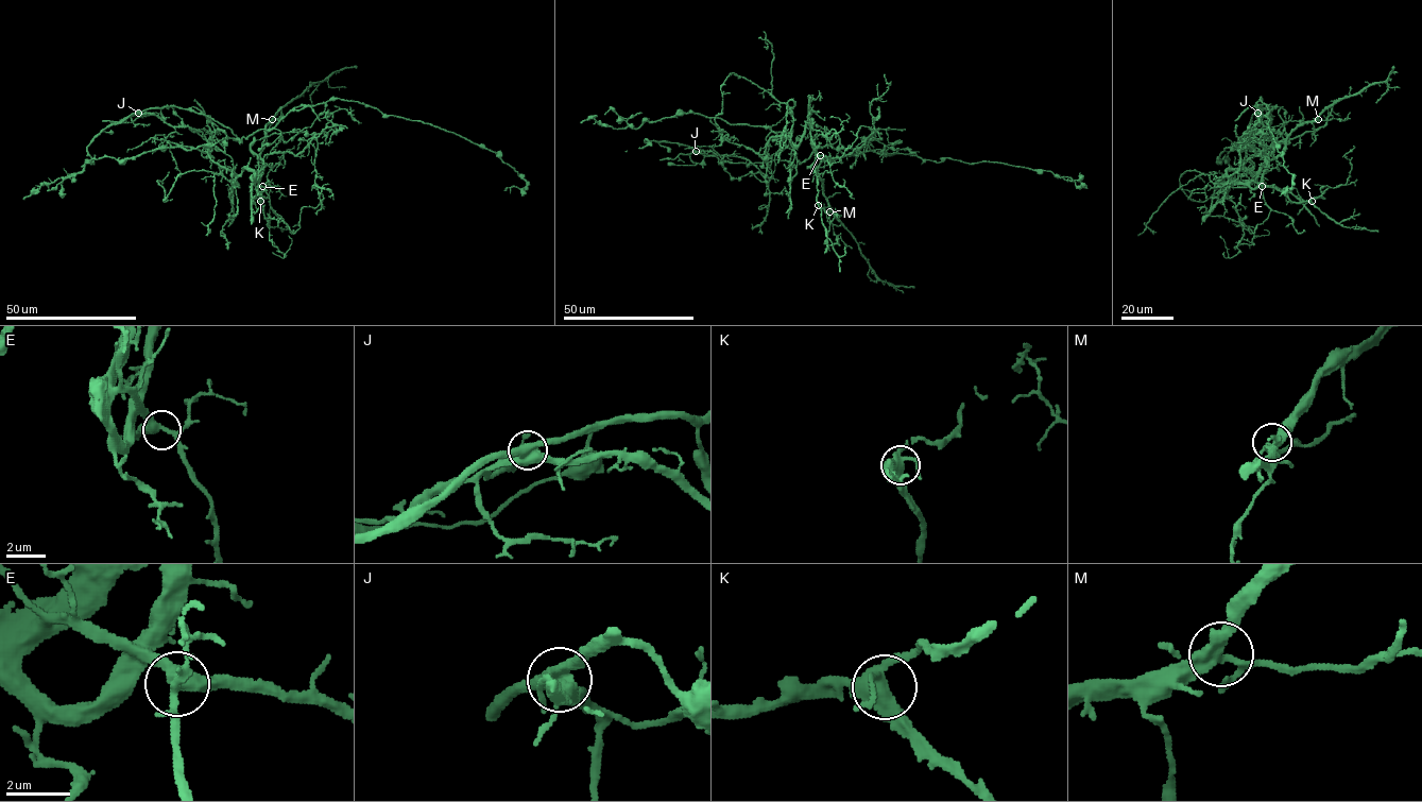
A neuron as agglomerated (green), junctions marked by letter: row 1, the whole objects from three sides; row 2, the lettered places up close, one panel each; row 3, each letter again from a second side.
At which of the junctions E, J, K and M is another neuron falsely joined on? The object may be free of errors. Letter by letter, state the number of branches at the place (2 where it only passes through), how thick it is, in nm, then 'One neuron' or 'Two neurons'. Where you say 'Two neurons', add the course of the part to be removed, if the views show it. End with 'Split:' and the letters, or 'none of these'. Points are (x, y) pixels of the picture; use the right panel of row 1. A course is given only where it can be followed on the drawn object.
E: Branches: 4. Thickness 360 nm. One neuron
J: Branches: 4. Thickness 550 nm. Two neurons. Course of the part to remove: (1257, 113), (1269, 107), (1269, 140), (1252, 129), (1260, 99), (1292, 174), (1283, 190)
K: Branches: 4. Thickness 400 nm. One neuron
M: Branches: 4. Thickness 360 nm. One neuron
Split: J

